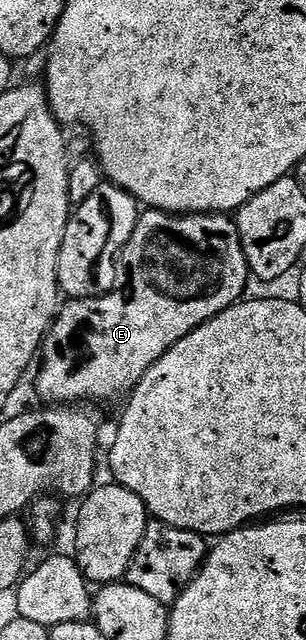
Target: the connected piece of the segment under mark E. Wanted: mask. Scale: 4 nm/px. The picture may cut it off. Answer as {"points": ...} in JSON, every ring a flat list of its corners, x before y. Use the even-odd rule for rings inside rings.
{"points":[[145,209,140,218,136,221,134,232,130,240,121,250,118,259,118,285,116,289,108,294,102,294,98,298,82,298,79,300,68,300,59,307,58,313,52,319,52,326,48,333,44,335,44,341,38,351,38,366,40,371,36,374,36,390,48,404,96,404,92,402,112,402,115,398,123,399,131,395,136,385,146,376,150,367,158,361,160,357,178,340,185,338,191,330,211,320,215,314,221,314,230,306,235,306,237,302,245,297,244,289,250,283,250,271,248,261,244,255,244,249,240,243,240,233,235,221,227,214,168,214,164,210]]}

